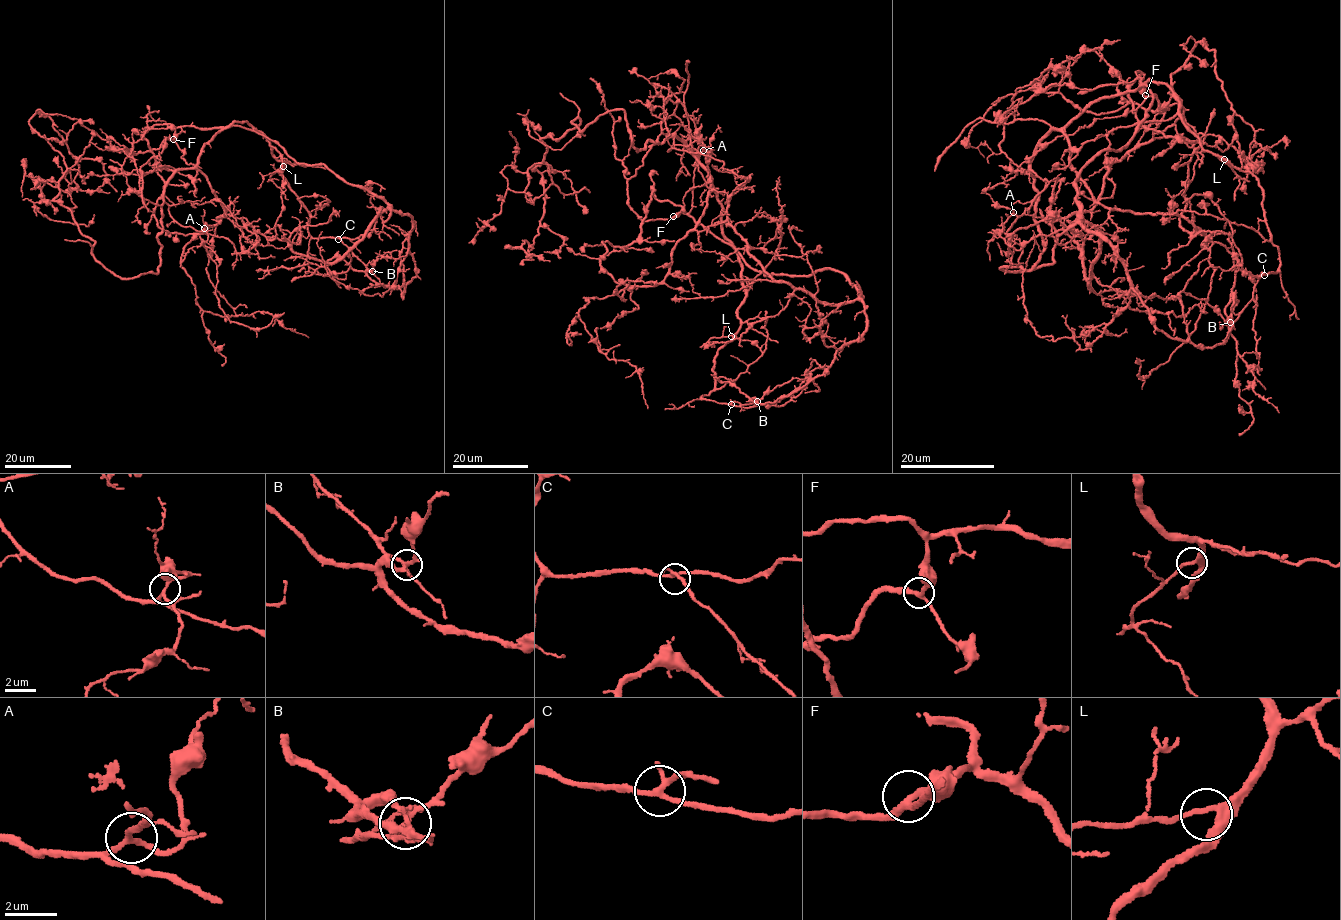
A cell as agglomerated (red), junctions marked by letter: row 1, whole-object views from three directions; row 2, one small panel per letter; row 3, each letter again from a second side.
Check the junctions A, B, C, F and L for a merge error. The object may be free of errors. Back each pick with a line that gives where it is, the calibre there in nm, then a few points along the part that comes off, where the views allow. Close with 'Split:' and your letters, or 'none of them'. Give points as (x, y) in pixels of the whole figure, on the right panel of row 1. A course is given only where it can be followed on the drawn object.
B: at (1230, 322); 200 nm thick; foreign part runs (1230, 323), (1280, 250), (1166, 83), (1047, 133), (1043, 252), (1000, 270), (1054, 262), (1197, 43), (1250, 172)
Split: B

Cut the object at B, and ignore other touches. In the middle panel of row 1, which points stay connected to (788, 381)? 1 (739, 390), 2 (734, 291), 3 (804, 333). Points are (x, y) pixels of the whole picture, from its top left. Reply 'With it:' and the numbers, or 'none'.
With it: 1, 2, 3

